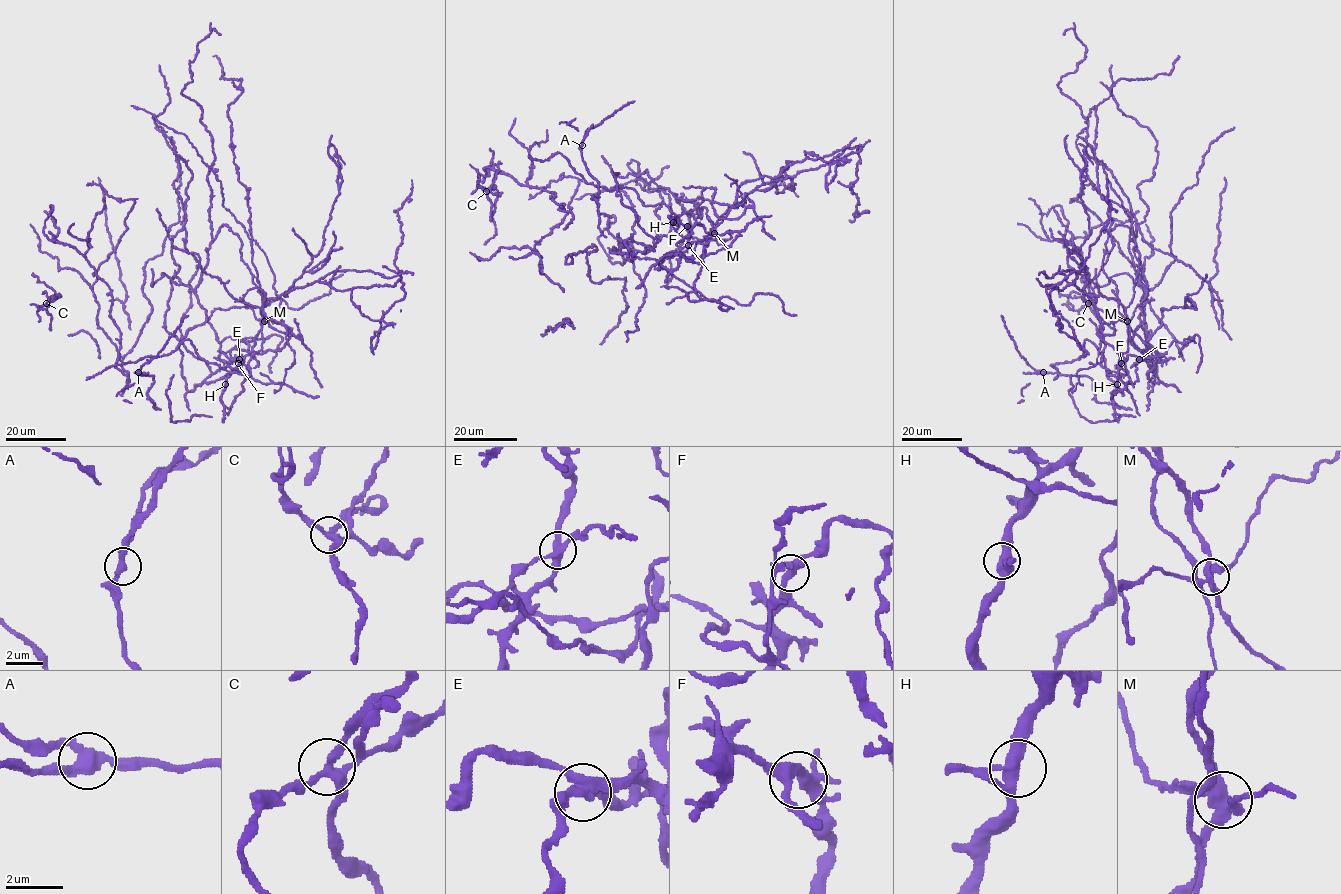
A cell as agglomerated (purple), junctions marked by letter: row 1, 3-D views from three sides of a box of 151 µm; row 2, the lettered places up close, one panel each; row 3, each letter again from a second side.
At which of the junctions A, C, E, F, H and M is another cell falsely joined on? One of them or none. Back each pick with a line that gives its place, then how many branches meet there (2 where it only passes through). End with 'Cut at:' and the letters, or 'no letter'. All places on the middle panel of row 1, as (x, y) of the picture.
M: (714, 233) | 4
Cut at: M

